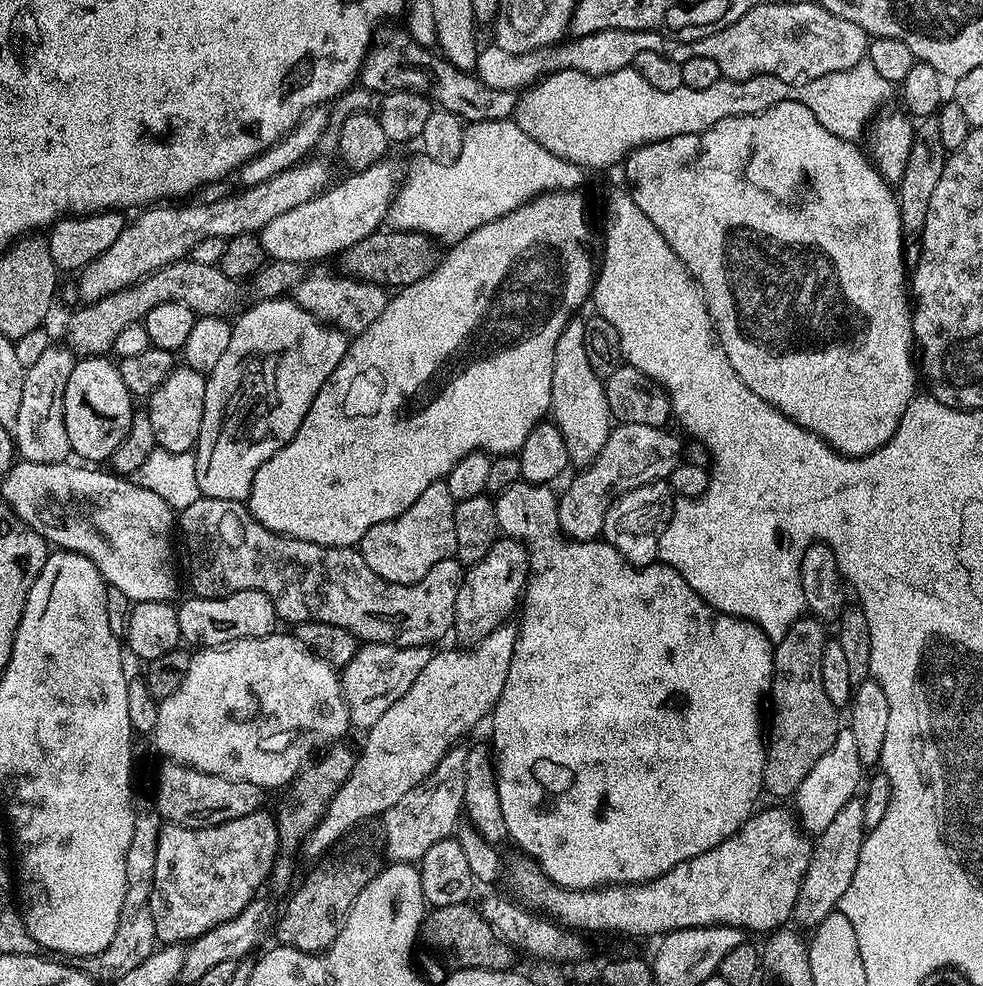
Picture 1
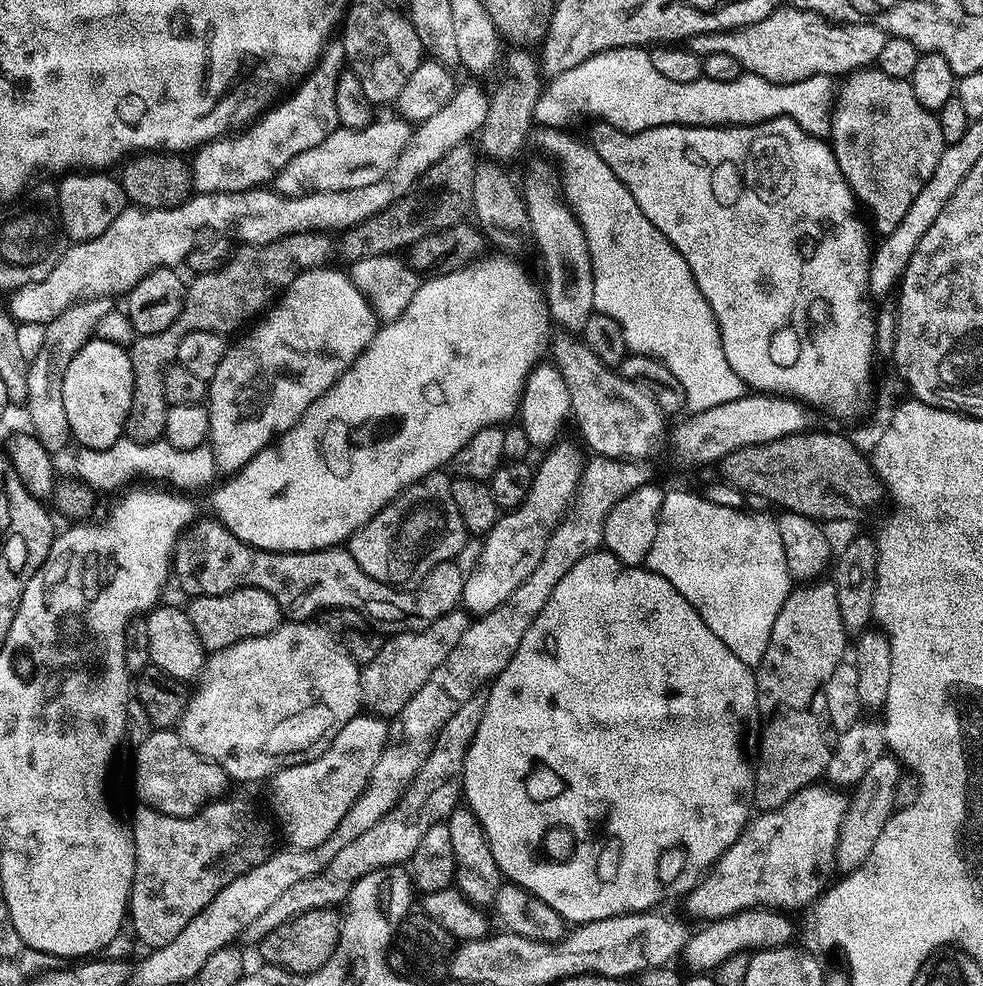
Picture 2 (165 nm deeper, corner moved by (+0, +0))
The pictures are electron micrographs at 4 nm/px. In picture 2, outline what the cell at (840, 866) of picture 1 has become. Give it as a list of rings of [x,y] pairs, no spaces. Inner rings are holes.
[[[885,754],[866,770],[860,783],[855,785],[848,801],[848,810],[843,826],[840,828],[840,838],[836,847],[836,866],[841,873],[853,872],[866,858],[870,858],[870,850],[874,850],[874,842],[878,842],[878,834],[886,826],[893,812],[897,811],[896,791],[900,785],[902,775],[902,764],[895,756]]]

